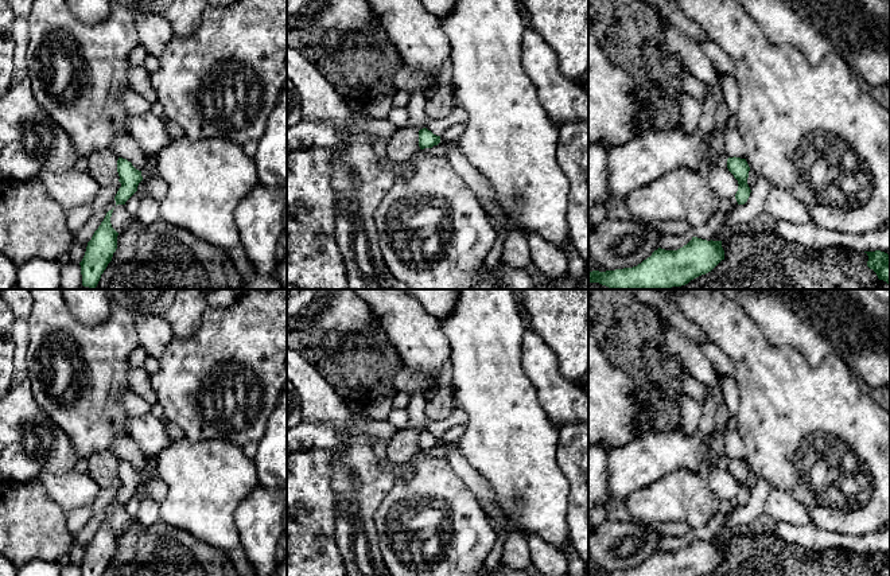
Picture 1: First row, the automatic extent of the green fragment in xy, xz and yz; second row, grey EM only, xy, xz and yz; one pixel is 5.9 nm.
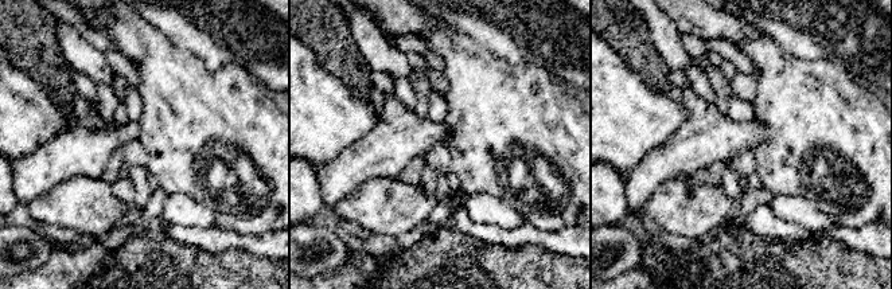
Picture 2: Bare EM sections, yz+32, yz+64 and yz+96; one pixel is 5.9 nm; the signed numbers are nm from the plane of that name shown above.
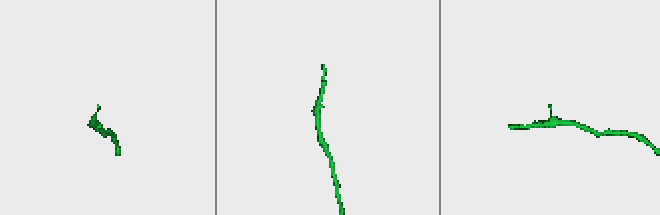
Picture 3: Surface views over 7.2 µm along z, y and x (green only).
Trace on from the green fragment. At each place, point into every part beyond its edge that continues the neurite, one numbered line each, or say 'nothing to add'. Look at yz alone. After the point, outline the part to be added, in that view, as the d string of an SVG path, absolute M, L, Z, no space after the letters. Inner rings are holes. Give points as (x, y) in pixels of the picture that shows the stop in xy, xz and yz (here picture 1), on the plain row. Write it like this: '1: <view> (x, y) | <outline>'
nothing to add

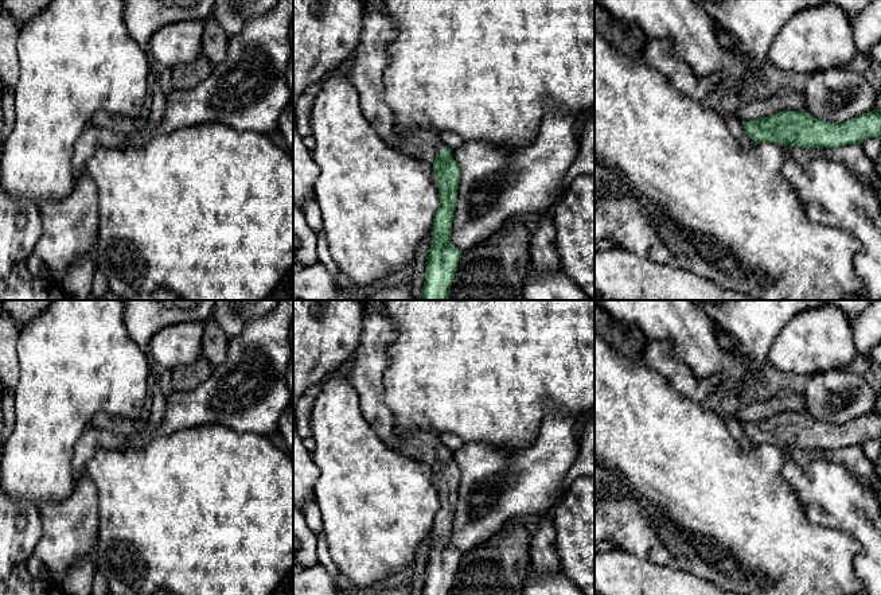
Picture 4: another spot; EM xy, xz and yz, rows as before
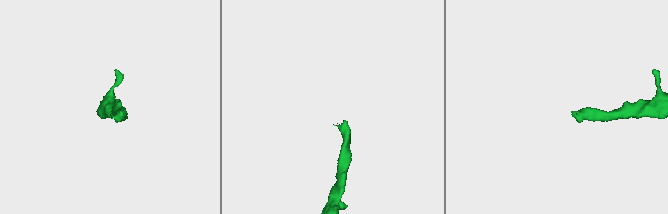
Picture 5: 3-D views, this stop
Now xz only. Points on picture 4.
1: xz (378, 333) | M365 303L359 346L347 378L359 397L363 416L377 435L402 455L433 466L434 459L443 454L437 433L418 431L397 435L394 415L383 400L382 377L387 366L389 346L395 338L397 332L387 310L385 307L369 310Z

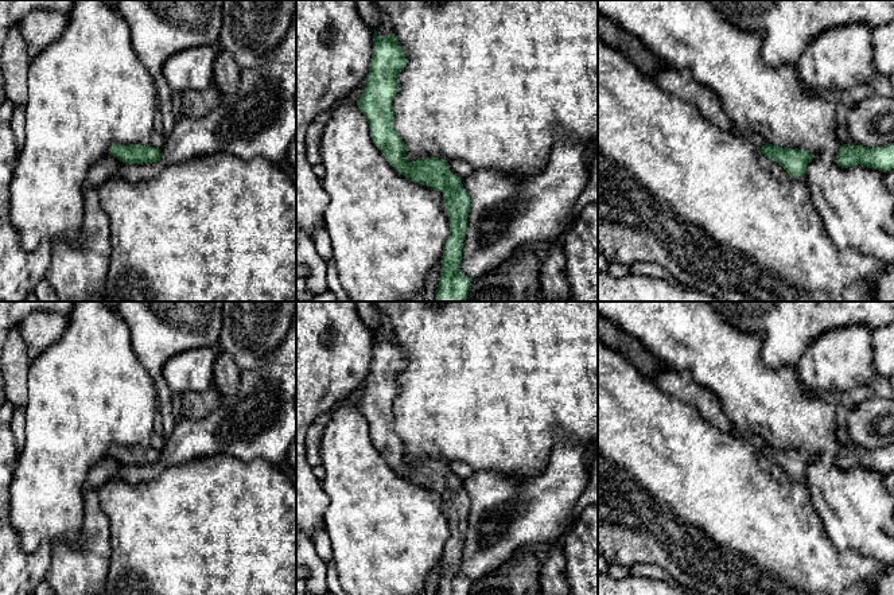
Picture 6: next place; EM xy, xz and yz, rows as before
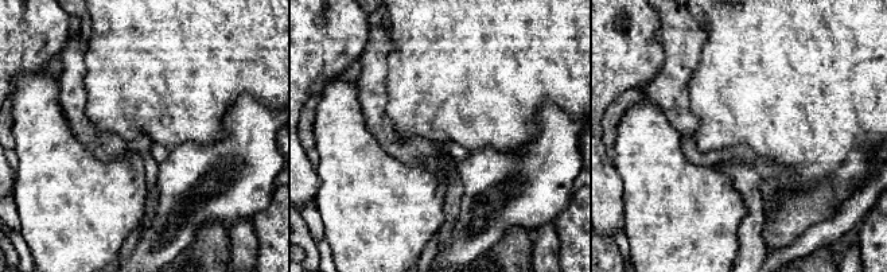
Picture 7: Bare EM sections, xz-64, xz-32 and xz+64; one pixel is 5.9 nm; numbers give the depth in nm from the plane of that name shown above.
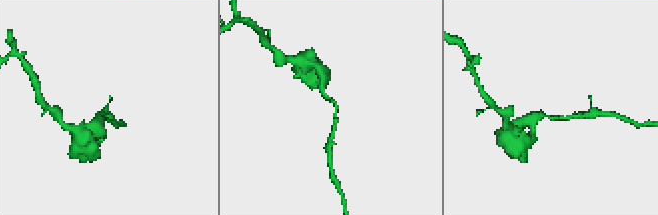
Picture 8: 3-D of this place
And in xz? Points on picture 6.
nothing to add

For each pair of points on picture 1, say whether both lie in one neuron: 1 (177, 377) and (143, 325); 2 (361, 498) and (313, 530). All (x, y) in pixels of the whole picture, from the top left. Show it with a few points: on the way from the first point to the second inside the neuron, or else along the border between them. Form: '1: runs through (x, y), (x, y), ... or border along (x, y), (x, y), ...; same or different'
1: border along (174, 337), (158, 360); different
2: border along (330, 482), (337, 502), (337, 544); different

